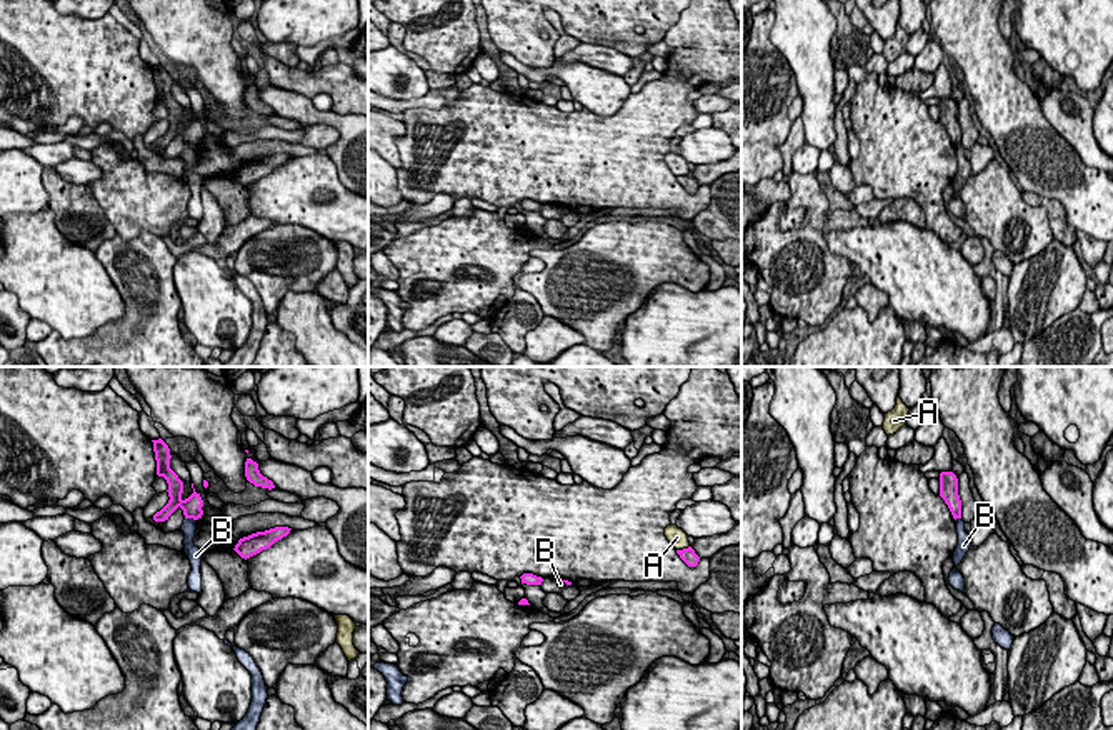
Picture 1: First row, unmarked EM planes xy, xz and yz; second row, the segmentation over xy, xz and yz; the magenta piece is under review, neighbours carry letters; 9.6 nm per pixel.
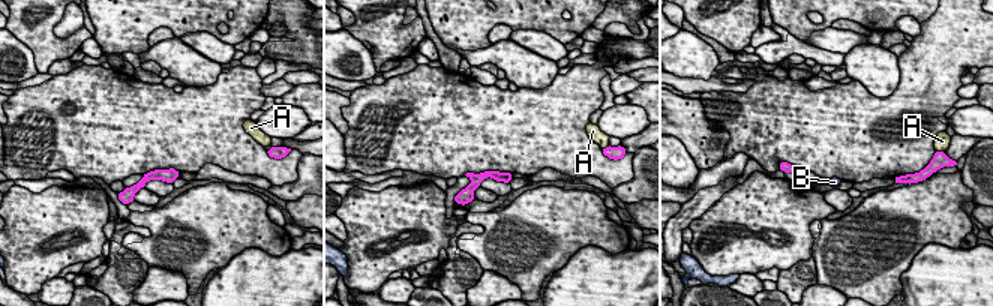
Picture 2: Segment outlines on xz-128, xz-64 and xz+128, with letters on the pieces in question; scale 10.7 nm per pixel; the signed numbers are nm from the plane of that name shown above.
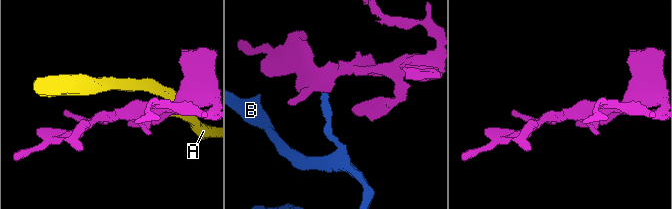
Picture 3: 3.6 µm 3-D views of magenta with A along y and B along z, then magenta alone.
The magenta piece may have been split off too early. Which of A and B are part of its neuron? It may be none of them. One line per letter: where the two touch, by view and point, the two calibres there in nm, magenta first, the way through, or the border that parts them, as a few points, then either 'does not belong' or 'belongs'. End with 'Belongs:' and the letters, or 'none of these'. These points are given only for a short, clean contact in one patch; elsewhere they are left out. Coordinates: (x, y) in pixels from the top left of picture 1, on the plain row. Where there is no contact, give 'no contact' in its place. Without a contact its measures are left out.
A: meets magenta in xz at (683, 175); 140 nm thick on the magenta side, 180 nm on the other; border along xz (688, 172), (677, 177); does not belong
B: meets magenta in xy at (190, 144); 190 nm thick on the magenta side, 140 nm on the other; border along xy (185, 144), (195, 147); does not belong
Belongs: none of these

